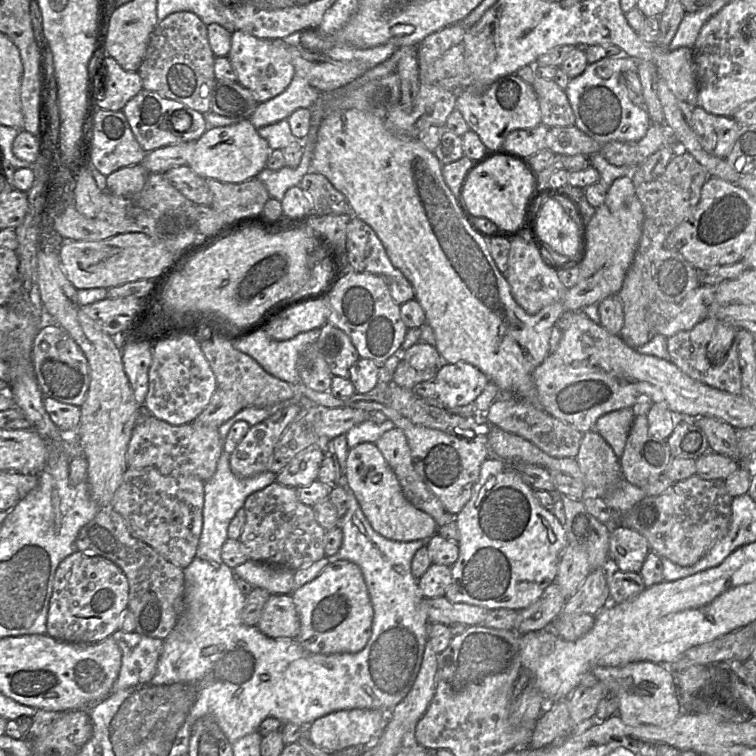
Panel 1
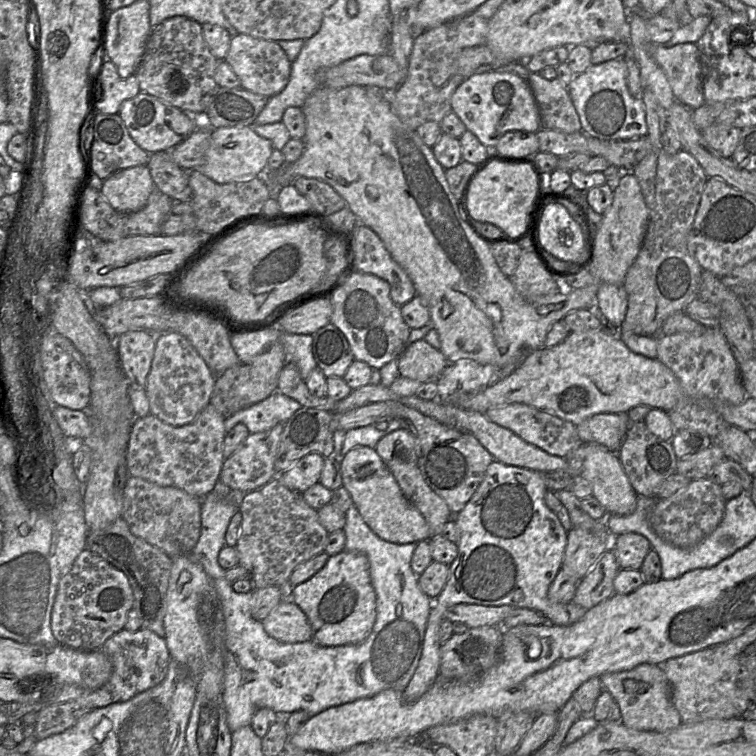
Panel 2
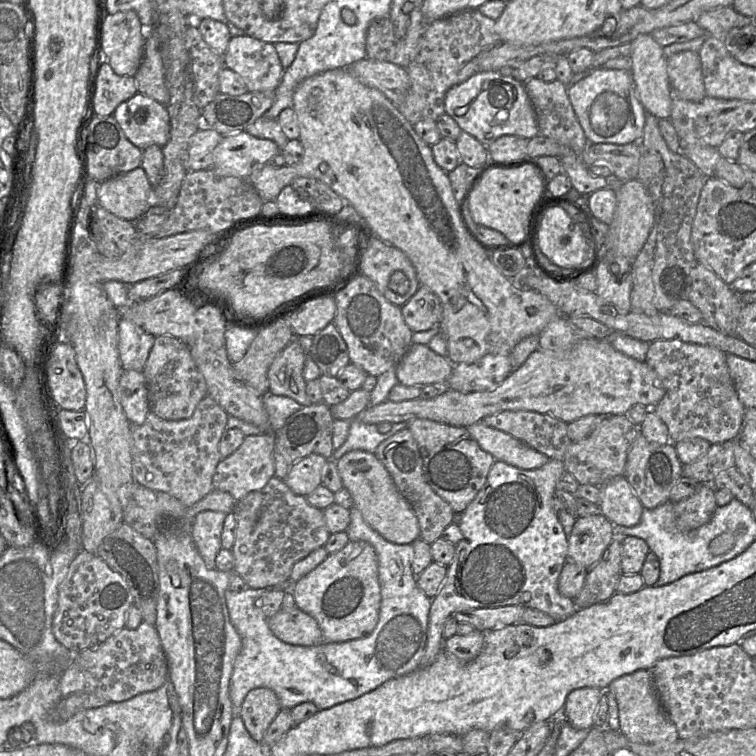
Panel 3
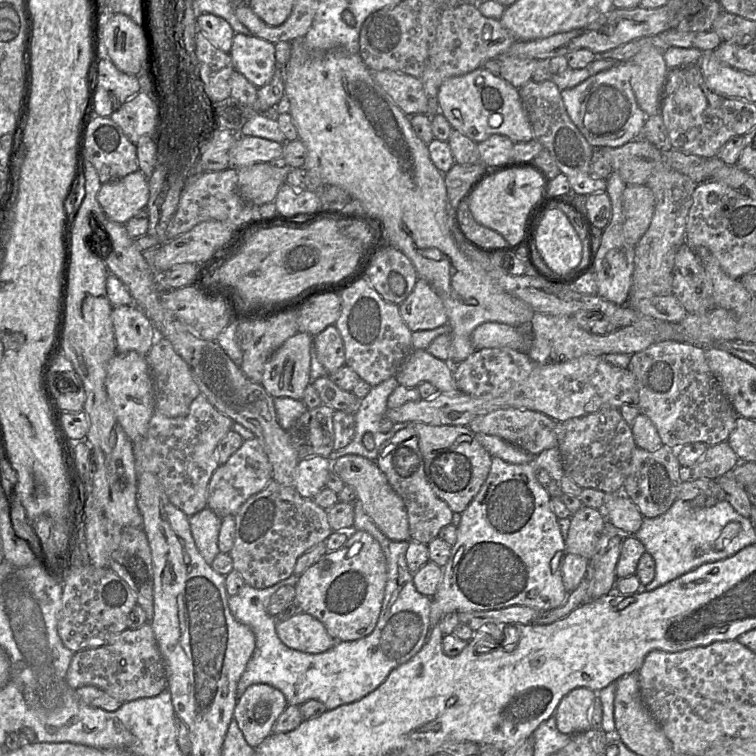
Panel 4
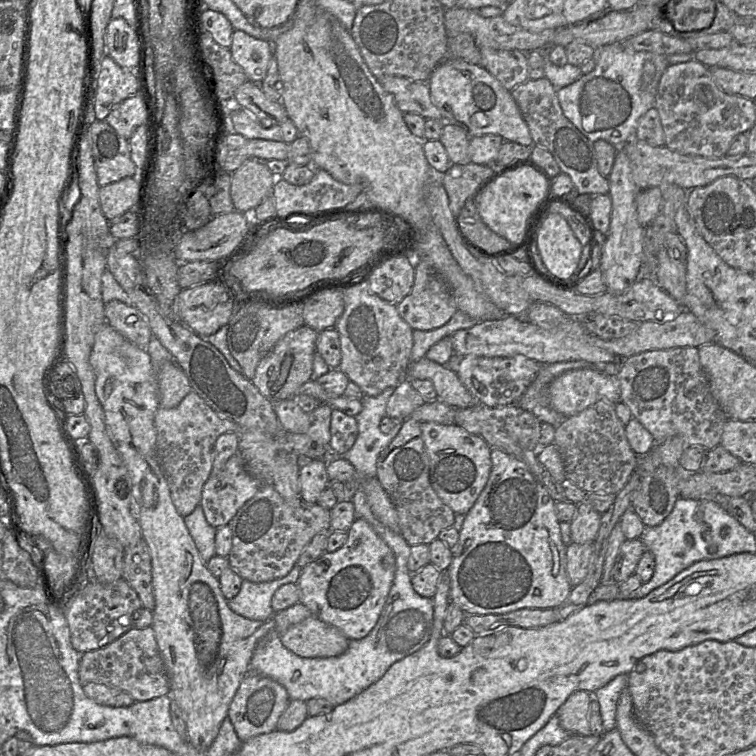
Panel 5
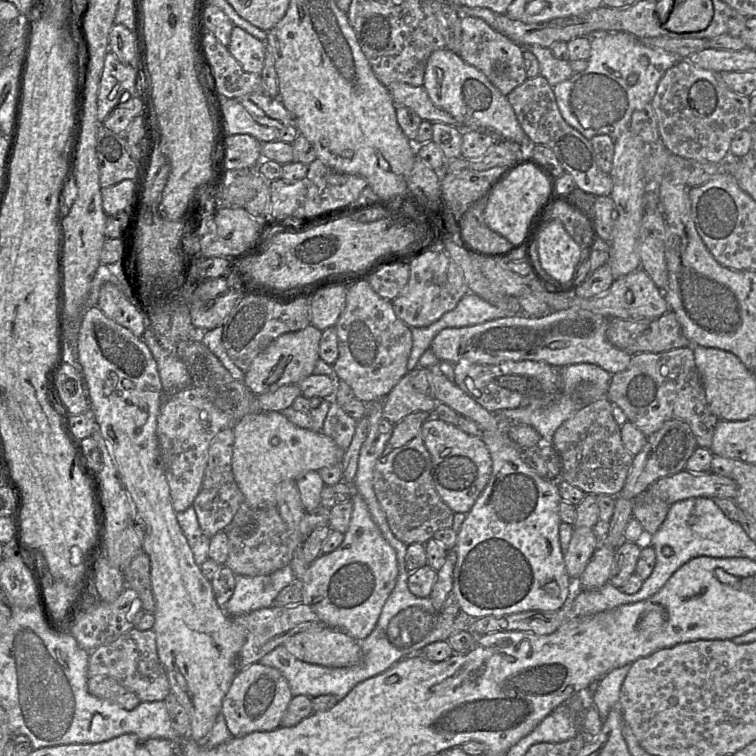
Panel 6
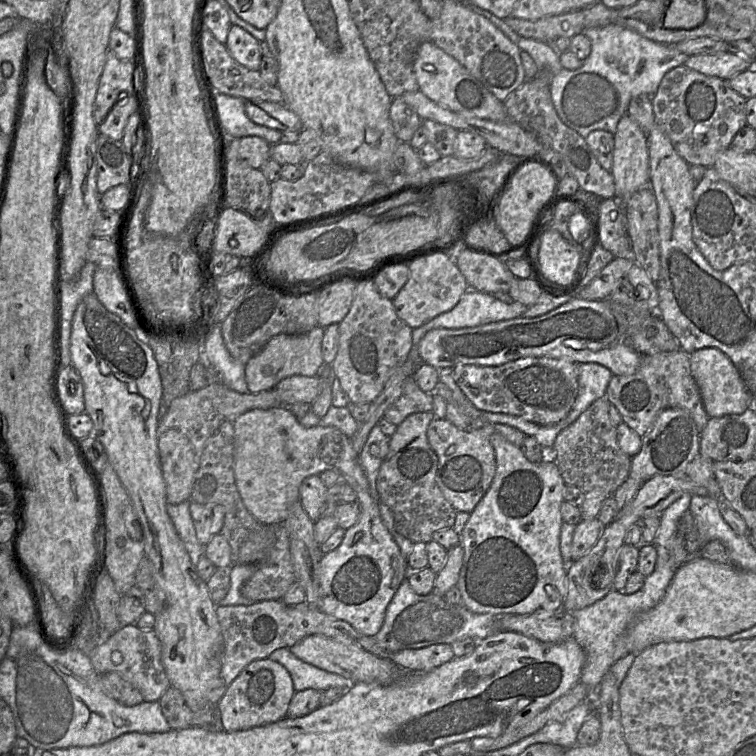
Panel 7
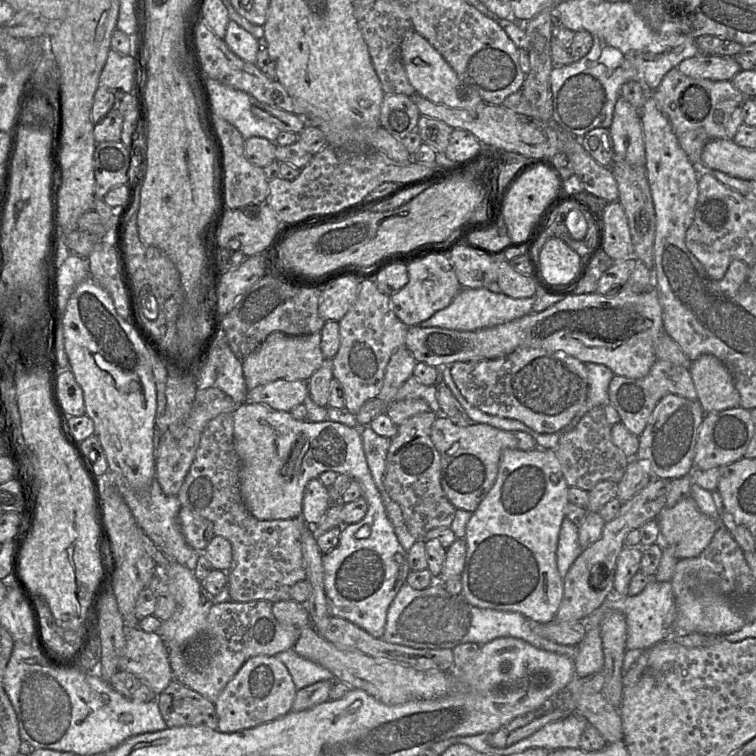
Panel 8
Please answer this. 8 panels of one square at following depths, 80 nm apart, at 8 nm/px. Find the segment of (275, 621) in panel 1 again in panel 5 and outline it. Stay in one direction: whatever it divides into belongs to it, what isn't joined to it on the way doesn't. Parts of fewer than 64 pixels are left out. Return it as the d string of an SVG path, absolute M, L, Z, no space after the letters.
M310 616L290 626L281 636L284 647L304 658L328 658L343 654L350 640L337 628Z

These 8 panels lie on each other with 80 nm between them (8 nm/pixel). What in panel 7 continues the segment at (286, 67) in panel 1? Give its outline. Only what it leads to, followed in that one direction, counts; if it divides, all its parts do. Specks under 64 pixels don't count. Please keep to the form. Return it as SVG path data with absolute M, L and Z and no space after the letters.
M232 24L225 43L231 56L250 70L259 70L261 64L260 41L243 28Z

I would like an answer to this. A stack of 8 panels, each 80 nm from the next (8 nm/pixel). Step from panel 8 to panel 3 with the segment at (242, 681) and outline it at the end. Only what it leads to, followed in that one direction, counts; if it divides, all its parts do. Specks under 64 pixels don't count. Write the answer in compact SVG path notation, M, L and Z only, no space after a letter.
M259 687L248 692L238 716L243 720L251 737L260 743L281 709L276 693L269 688Z

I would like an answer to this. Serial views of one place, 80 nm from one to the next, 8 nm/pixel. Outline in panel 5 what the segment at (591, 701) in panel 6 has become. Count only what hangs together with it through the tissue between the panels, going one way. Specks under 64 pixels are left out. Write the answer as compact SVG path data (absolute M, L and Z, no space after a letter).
M619 674L606 685L596 690L592 696L599 702L604 732L616 728L616 712L619 697L627 686L628 674Z

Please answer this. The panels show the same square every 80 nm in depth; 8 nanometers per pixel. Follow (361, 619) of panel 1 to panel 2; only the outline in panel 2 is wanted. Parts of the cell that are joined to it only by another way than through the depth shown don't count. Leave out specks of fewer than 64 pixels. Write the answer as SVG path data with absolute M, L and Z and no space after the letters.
M346 550L330 556L315 575L293 587L293 600L309 619L313 643L331 647L363 642L371 634L376 621L376 592L368 557Z

